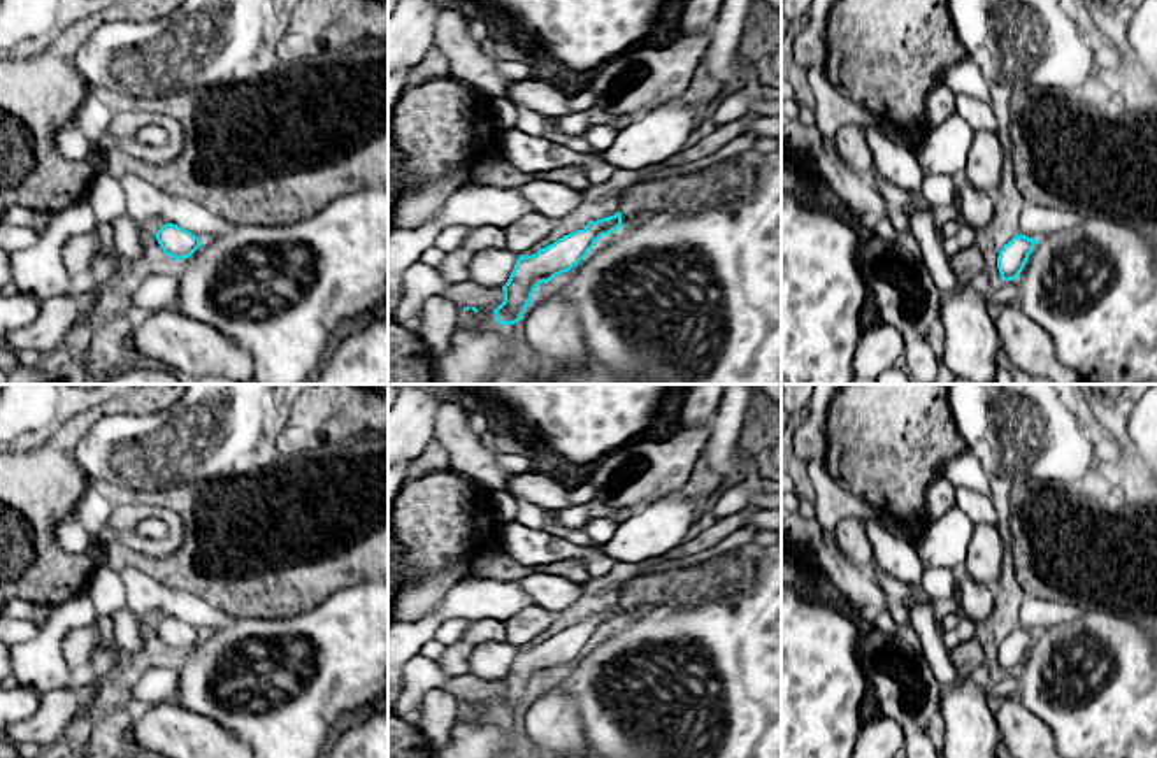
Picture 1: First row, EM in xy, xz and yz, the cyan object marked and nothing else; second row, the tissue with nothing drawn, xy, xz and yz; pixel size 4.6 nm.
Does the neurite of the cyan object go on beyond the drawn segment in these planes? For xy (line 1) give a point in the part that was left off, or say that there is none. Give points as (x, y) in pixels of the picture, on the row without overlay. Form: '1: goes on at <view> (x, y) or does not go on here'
1: does not go on here

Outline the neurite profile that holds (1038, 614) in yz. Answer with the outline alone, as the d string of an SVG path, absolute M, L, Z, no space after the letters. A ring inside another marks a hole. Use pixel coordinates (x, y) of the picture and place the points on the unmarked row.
M1027 600L1020 616L1020 626L1029 632L1041 632L1046 628L1069 623L1076 616L1083 614L1089 607L1078 602L1045 602L1045 600Z

